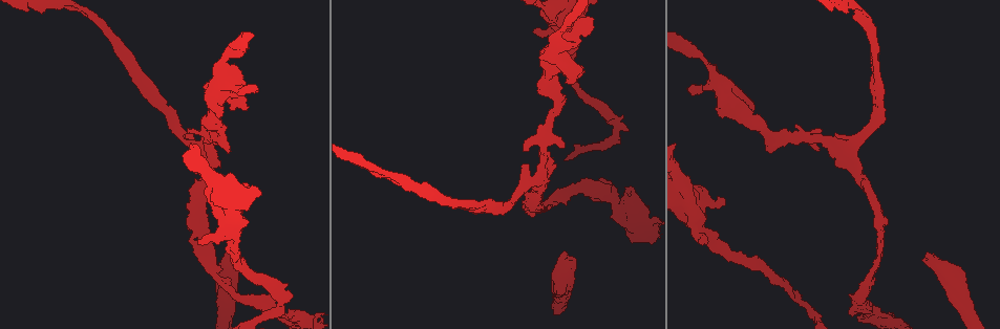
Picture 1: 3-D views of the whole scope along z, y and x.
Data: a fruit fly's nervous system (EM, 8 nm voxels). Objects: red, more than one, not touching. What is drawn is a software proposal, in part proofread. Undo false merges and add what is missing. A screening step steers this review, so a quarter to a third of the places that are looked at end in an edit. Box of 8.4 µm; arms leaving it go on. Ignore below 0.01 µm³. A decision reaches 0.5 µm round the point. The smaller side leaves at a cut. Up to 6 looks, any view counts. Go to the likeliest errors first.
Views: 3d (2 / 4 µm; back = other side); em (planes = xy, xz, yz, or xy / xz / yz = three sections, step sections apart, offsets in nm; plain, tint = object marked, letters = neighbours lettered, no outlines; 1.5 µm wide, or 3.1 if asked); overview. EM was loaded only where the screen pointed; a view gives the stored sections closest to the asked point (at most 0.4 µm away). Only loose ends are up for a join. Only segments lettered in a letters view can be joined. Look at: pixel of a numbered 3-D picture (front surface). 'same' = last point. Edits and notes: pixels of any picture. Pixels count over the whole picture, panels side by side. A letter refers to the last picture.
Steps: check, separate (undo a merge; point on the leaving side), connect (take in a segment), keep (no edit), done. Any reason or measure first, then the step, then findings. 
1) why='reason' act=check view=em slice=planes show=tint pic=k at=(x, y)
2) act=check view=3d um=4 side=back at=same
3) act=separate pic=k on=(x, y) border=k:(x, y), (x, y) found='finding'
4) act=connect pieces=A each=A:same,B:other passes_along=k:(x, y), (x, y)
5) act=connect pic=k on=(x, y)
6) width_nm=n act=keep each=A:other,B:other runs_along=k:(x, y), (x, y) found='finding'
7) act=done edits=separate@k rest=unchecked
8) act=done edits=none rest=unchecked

why='thick end' act=check view=3d um=4 pic=1 at=(565, 250)

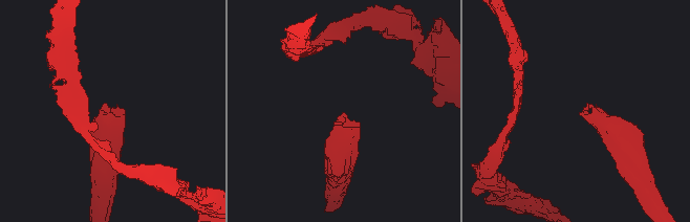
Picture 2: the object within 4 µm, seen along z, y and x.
why='need the tissue' act=check view=em slice=planes show=letters pic=2 at=(343, 113)

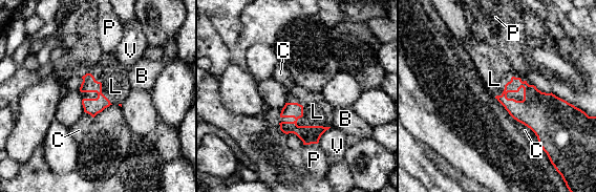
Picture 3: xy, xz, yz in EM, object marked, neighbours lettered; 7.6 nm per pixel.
longest_contact=L:400nm act=connect pieces=L each=B:other,C:other,L:same,P:other,V:other passes_along=3:(309, 134), (304, 126), (317, 111) found='the neuron continues'

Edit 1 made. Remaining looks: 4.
why='branch stops here' act=check view=3d um=2 pic=1 at=(248, 107)

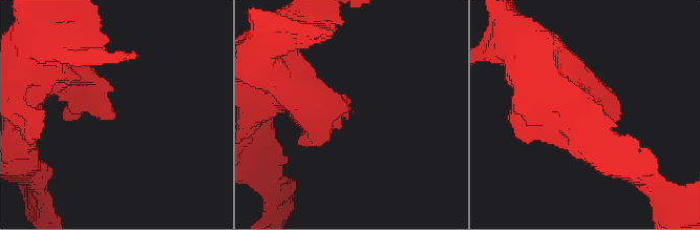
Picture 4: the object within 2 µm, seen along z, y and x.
act=check view=em slice=planes show=tint pic=4 at=(352, 111)

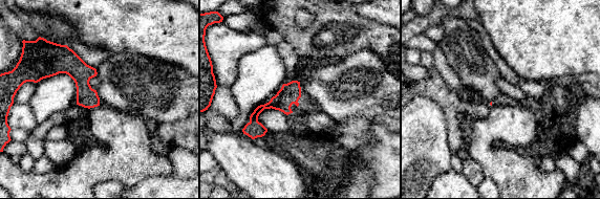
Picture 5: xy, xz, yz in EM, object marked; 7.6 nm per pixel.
act=check view=em slice=planes show=letters at=same

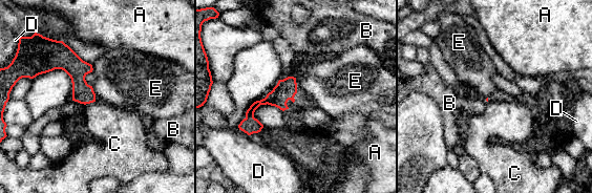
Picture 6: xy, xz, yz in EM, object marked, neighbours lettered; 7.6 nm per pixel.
act=keep each=A:other,B:other,C:other,D:other,E:other runs_along=6:(293, 80), (250, 111), (247, 130) found='no lettered segment goes on from it'

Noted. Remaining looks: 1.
act=done edits=connect@3 rest=unchecked

